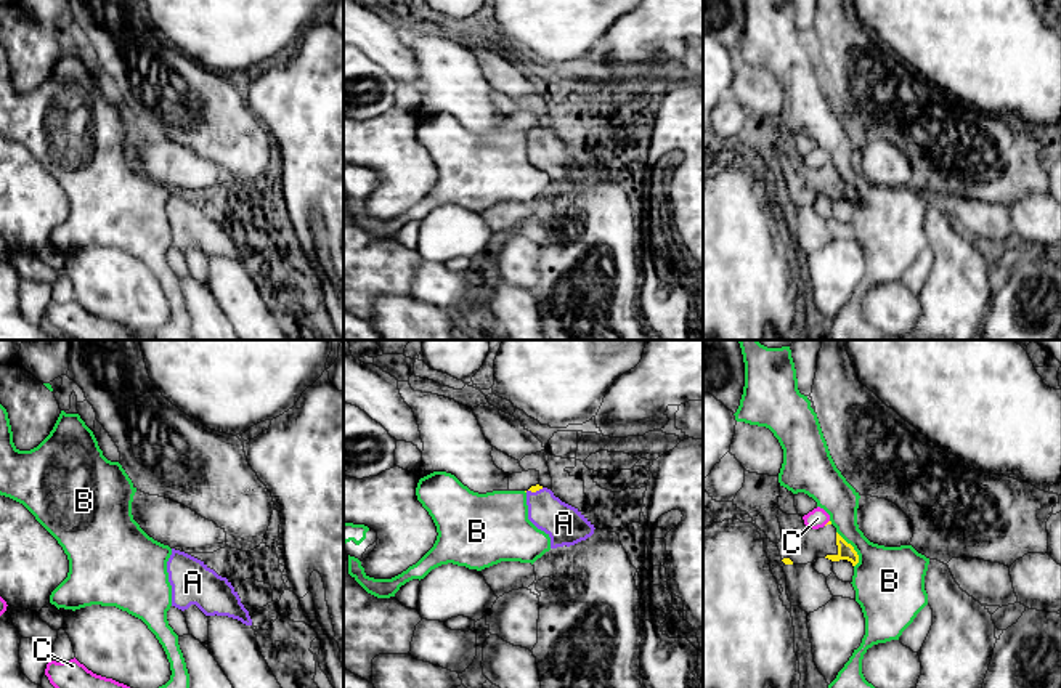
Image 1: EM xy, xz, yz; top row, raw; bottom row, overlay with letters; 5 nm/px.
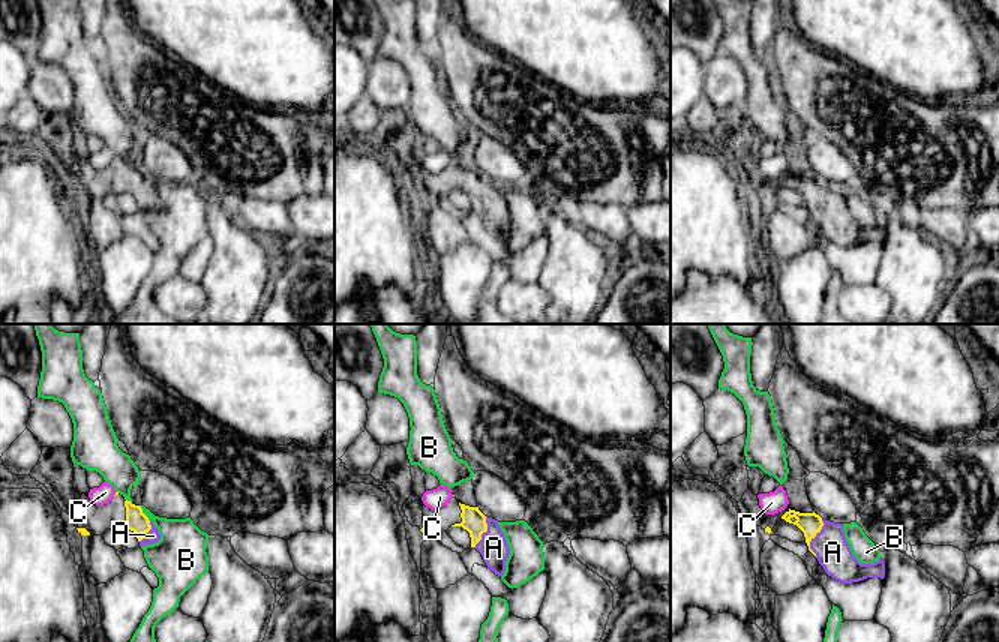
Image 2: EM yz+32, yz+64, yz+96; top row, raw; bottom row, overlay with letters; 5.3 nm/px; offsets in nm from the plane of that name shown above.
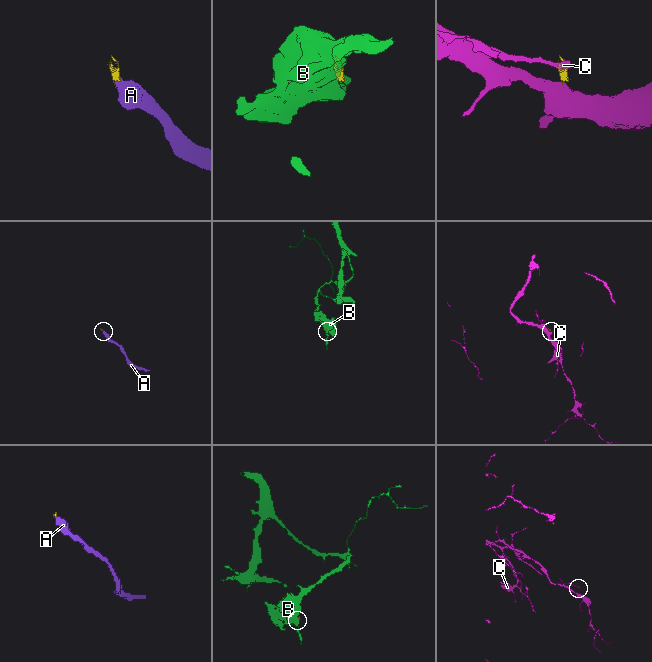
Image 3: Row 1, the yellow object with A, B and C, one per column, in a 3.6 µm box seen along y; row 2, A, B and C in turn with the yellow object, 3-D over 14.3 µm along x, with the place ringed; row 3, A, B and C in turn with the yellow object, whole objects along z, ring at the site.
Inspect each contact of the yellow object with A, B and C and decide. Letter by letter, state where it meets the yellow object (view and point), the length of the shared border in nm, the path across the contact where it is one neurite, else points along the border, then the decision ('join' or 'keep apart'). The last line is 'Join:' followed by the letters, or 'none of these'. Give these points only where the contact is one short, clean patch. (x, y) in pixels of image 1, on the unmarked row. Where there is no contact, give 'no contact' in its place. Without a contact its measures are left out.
A: xz (533, 132) | 100 nm | across xz (533, 129), (533, 132), (564, 164) | join
B: yz (853, 190) | 200 nm | along yz (837, 172), (856, 193), (857, 204), (854, 207) | keep apart
C: yz (827, 164) | 40 nm | along yz (829, 161), (824, 165) | keep apart
Join: A

